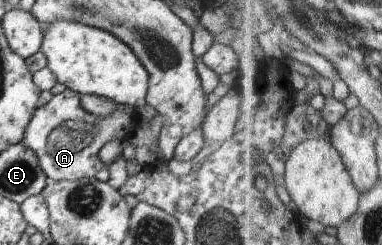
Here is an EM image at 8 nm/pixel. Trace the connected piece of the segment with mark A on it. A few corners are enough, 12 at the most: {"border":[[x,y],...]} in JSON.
{"border":[[65,89],[35,110],[20,143],[47,181],[83,180],[101,148],[137,124],[115,103],[95,116]]}

